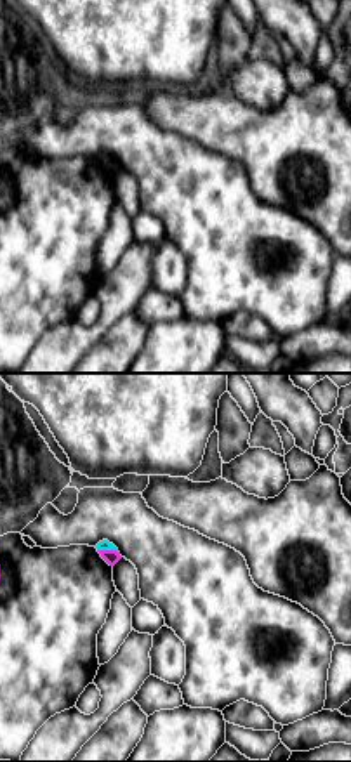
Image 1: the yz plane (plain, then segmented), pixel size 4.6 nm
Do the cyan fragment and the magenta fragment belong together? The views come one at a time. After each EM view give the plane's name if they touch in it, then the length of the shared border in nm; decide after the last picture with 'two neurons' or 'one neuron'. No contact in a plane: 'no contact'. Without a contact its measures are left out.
contact in yz; length 100 nm

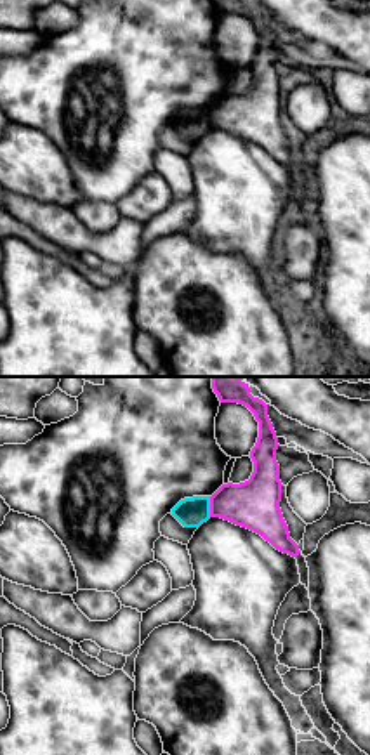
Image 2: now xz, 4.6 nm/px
contact in xz; length 100 nm

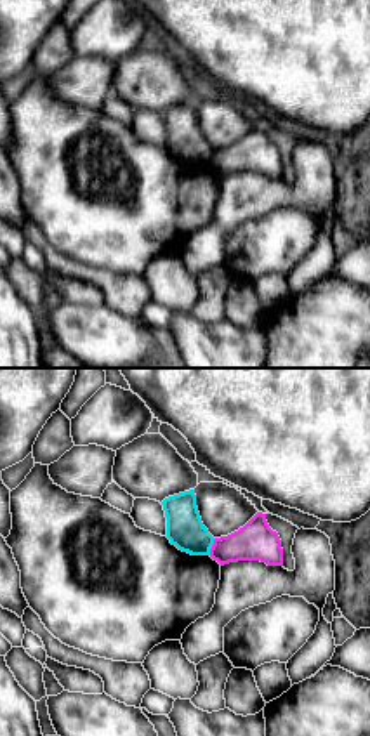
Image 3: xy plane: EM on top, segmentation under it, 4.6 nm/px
contact in xy; length 90 nm

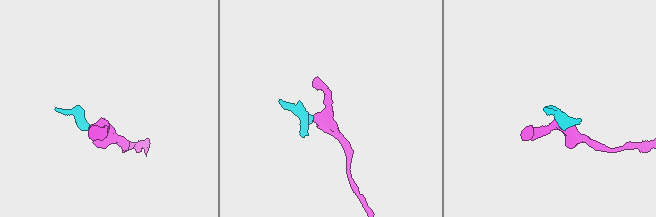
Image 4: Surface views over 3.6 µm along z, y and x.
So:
two neurons

